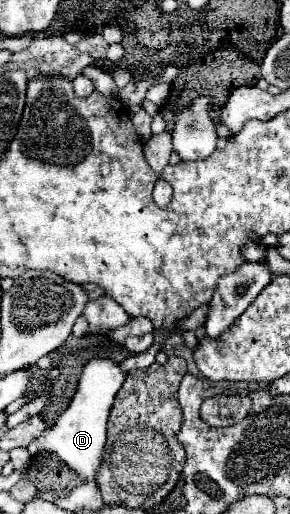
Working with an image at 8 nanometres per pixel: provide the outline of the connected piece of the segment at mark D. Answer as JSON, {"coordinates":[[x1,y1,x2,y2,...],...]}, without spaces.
{"coordinates":[[90,360,78,380,76,394,72,396,72,402,68,408,54,420,52,426,48,426,40,436,36,436,26,450,30,456,40,452,54,452,58,454,72,470,76,470,86,480,96,480,96,474,102,464,102,452,106,444,106,420,114,402,114,396,122,388,124,372,114,360]]}

